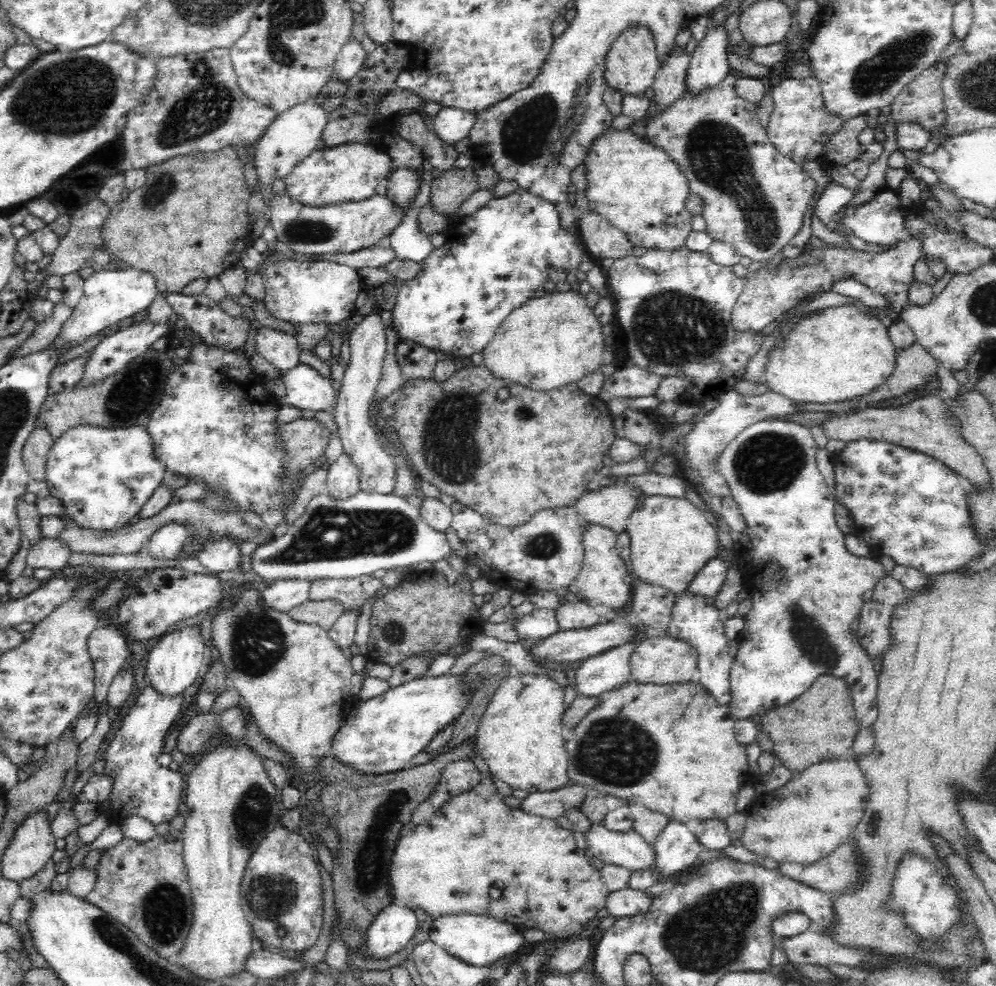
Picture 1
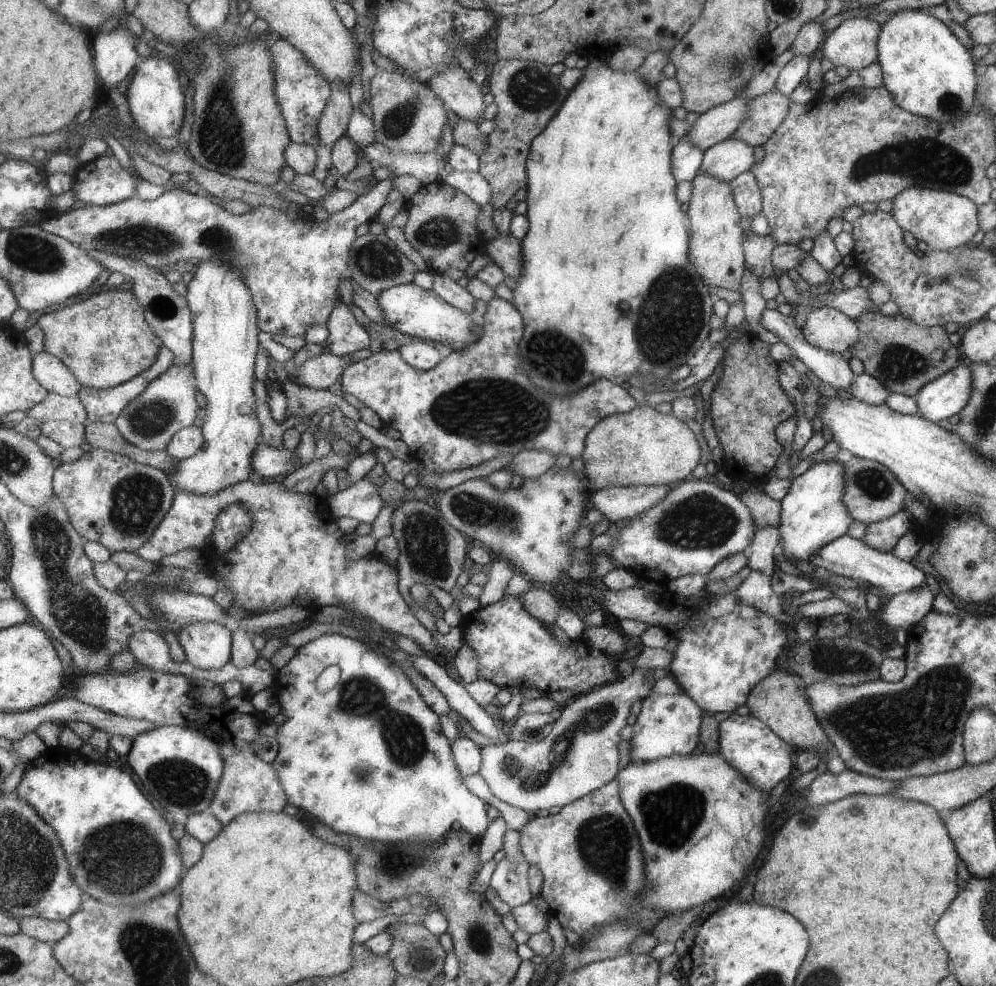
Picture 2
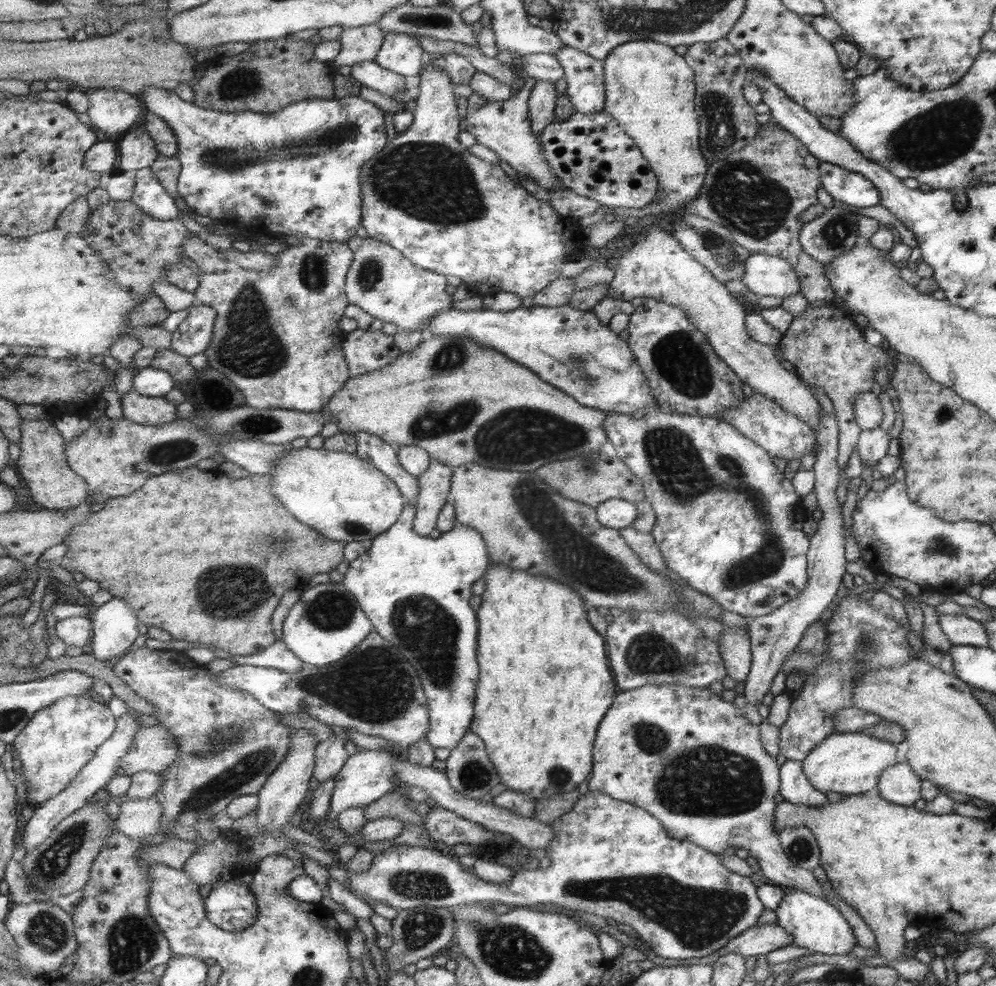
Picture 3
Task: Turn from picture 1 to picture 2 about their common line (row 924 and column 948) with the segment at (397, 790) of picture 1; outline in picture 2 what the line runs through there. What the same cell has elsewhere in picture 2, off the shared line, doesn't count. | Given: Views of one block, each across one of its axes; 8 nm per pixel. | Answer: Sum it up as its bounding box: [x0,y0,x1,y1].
[849,312,959,396]

